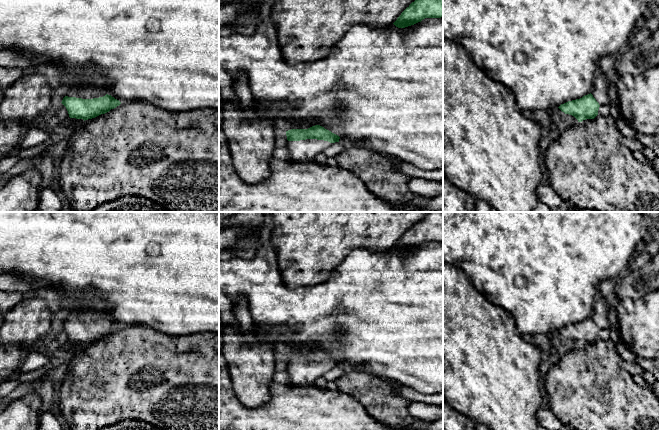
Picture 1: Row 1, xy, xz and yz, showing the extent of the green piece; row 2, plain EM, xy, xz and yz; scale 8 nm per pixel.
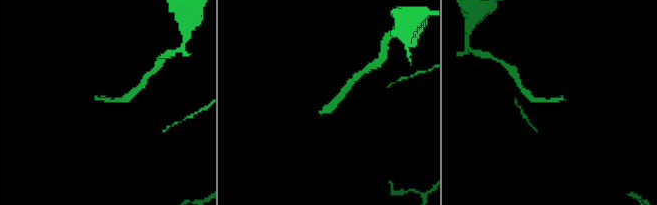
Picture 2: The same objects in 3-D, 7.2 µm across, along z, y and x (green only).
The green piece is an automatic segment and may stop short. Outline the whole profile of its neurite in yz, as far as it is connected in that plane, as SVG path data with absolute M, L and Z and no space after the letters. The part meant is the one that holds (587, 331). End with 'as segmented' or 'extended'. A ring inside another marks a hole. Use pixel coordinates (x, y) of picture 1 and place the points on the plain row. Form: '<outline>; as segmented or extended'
M614 291L595 303L594 312L590 318L561 328L558 332L565 338L574 340L578 346L594 343L598 339L600 330L612 329L609 322L609 310L611 307L616 307L619 302L620 298Z; extended

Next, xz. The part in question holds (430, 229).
M429 212L412 226L393 247L405 252L421 246L425 242L443 241L443 212Z; as segmented

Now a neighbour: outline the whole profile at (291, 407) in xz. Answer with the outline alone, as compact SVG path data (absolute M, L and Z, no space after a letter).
M219 368L219 430L393 430L368 414L352 396L338 390L299 387L272 380L271 400L256 409L243 406L225 368Z

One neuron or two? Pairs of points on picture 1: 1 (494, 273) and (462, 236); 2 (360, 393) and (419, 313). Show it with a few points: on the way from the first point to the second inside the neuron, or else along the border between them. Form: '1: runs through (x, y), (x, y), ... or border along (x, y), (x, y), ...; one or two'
1: runs through (490, 264), (471, 245); one
2: border along (369, 372), (391, 379), (396, 383); two

